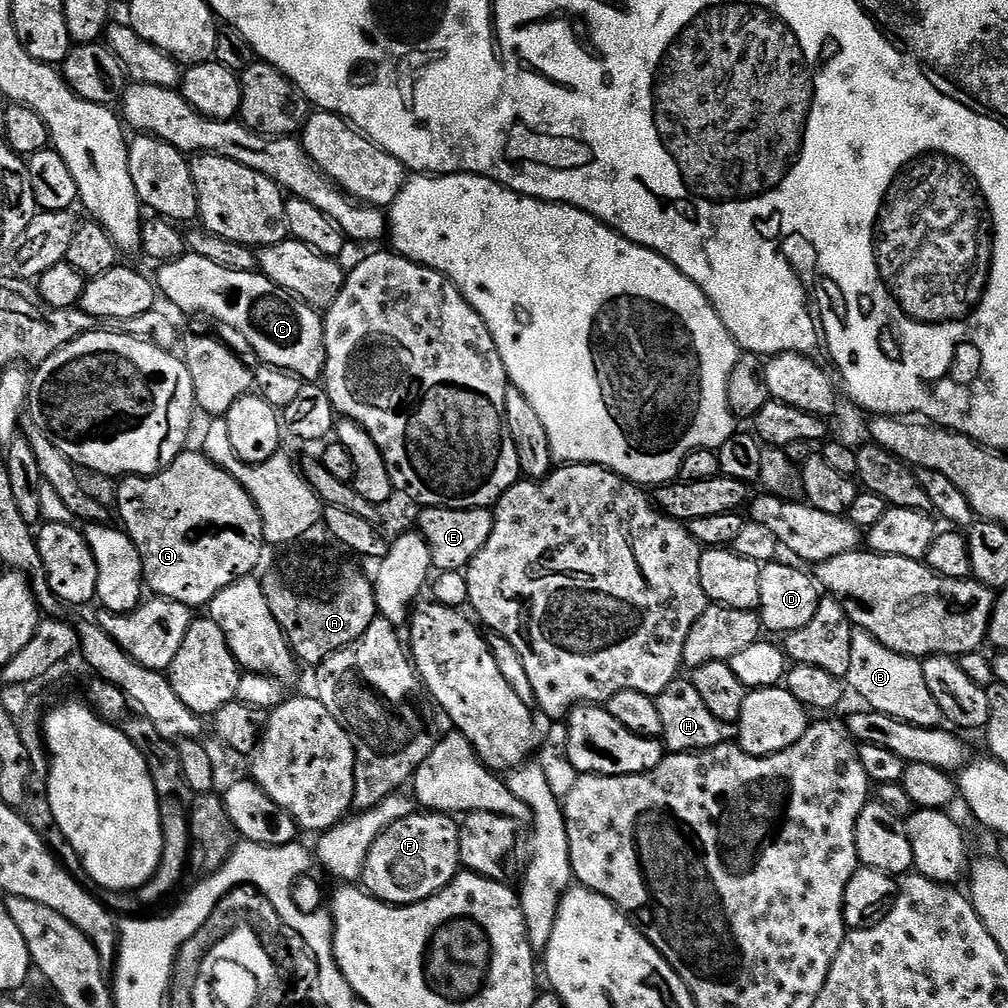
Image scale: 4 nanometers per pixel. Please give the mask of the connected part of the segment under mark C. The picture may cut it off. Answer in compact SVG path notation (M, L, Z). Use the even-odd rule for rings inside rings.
M186 254L177 260L171 260L157 267L154 283L159 295L164 296L176 308L184 312L201 312L228 328L233 328L246 343L252 347L260 364L269 364L292 372L305 382L316 382L324 375L326 366L326 342L324 341L324 318L317 309L284 292L270 278L266 278L259 271L239 272L226 270L226 266L218 266L218 262L210 262L210 258L202 258Z

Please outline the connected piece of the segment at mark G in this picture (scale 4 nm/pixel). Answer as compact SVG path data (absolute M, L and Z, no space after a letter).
M185 450L164 471L154 476L126 476L119 484L120 489L116 492L119 523L142 558L144 582L149 593L199 610L211 604L226 586L257 571L260 555L266 551L260 511L246 489L229 472L213 464L203 451Z

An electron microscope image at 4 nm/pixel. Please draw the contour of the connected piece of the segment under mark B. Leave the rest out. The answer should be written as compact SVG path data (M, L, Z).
M853 631L850 642L850 670L846 684L865 700L867 707L874 712L881 712L895 720L913 724L919 728L934 728L941 723L938 702L934 702L934 694L930 694L930 686L926 686L926 674L921 661L911 656L894 654L894 650L886 650L868 632Z

